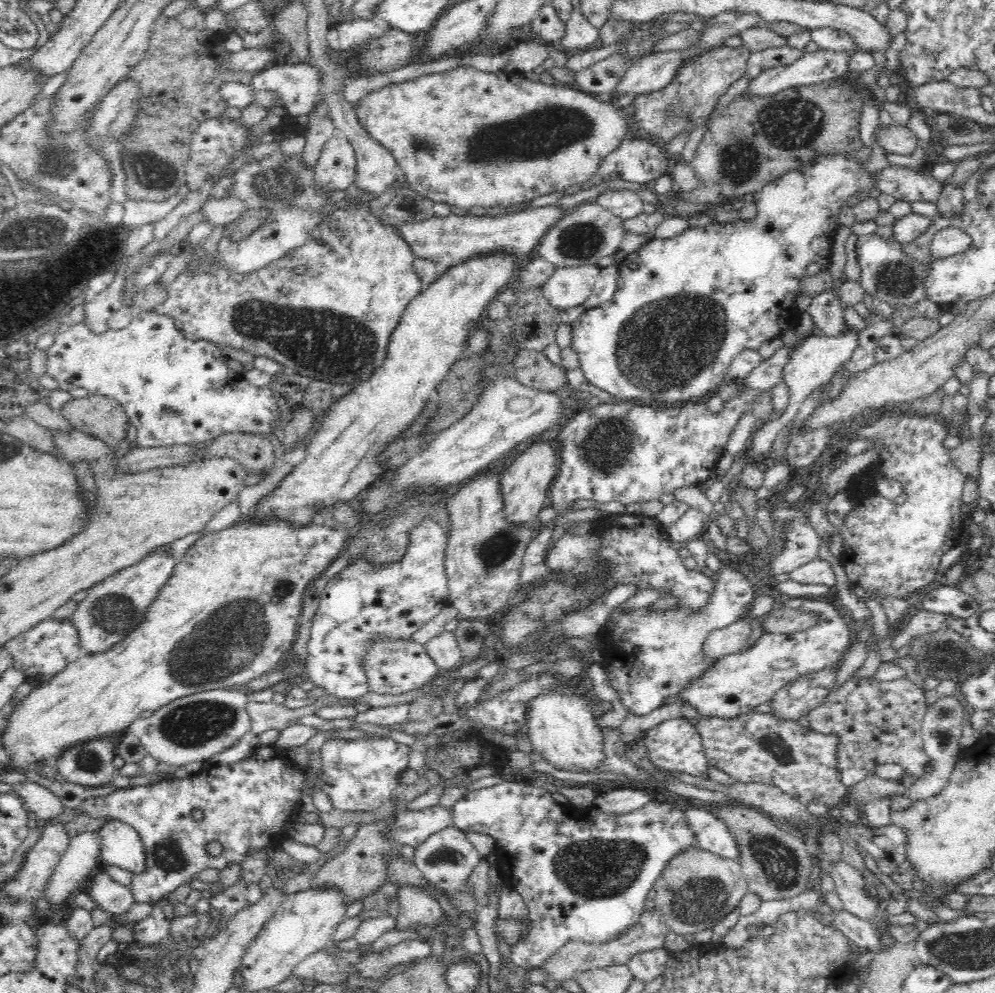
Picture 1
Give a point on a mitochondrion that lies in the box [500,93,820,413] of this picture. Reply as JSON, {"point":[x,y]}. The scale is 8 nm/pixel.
{"point":[663,352]}

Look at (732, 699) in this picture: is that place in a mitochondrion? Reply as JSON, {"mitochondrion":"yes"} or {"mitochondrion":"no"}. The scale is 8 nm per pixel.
{"mitochondrion":"no"}

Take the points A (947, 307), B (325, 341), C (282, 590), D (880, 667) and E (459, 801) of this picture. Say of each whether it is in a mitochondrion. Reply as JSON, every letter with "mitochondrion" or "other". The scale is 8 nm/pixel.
{"A":"other","B":"mitochondrion","C":"mitochondrion","D":"other","E":"other"}

